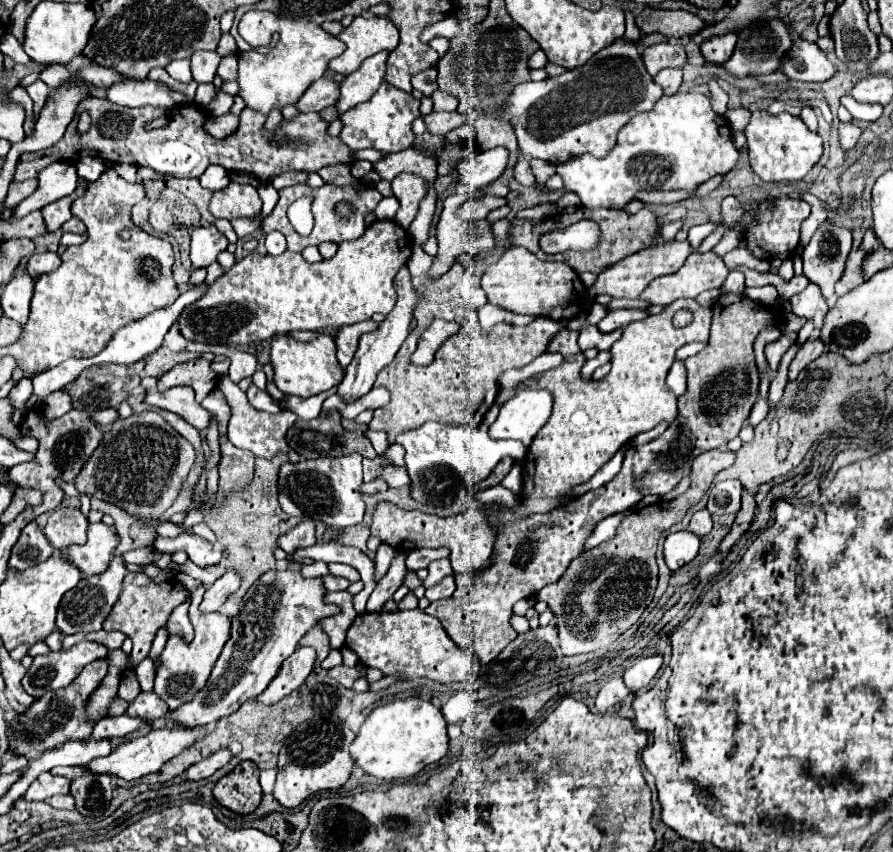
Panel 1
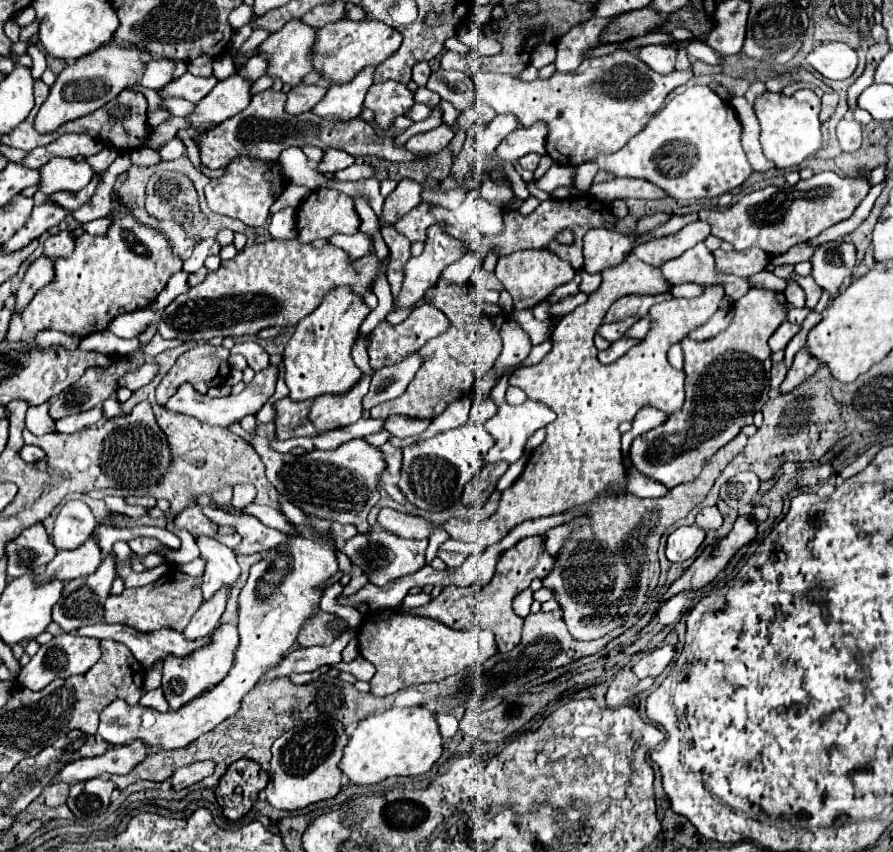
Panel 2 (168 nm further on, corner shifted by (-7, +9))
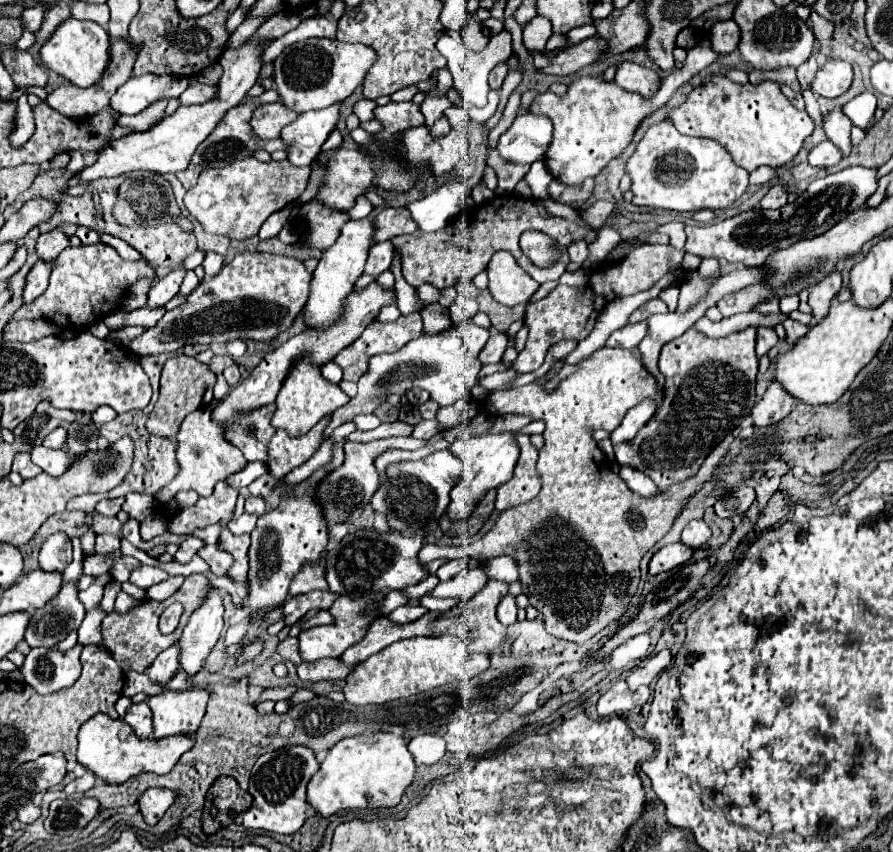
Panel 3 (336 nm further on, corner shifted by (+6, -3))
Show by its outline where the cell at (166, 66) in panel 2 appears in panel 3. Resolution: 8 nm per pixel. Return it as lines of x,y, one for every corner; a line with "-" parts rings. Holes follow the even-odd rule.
144,74
130,78
110,98
110,108
118,114
134,116
158,100
178,98
188,87
188,78

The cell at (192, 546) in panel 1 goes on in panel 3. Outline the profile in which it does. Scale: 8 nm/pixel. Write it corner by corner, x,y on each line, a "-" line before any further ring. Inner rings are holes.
214,588
208,590
204,604
190,616
182,636
180,636
180,668
186,676
196,676
212,648
216,646
222,632
222,598

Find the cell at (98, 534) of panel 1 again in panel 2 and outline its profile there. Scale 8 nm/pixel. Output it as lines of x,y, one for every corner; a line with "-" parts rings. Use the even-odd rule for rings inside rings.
89,538
85,544
81,544
75,550
59,550
57,556
47,564
45,572
37,578
39,582
43,580
73,580
79,576
87,576
91,572
95,572
95,568
99,568
99,564
103,562
103,554
99,548
97,538

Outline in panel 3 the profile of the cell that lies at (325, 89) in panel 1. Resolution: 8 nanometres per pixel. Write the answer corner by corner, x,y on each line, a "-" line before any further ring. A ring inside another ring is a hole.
280,102
274,104
262,104
254,110
252,118
250,118
250,126
252,132
260,138
260,140
272,140
278,138
280,130
294,122
298,118
296,112
292,112
290,108
284,108

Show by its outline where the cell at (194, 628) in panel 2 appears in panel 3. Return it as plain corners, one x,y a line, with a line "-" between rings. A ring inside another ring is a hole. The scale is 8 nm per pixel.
178,644
170,646
168,650
164,650
162,654
158,654
158,658
152,662
152,666
148,668
148,678
154,682
154,684
160,684
160,686
166,686
168,680
178,672
178,654
180,654
180,648

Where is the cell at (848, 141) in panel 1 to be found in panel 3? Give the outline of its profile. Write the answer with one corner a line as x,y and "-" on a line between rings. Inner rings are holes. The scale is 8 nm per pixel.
824,140
816,148
812,148
808,154
808,164
814,168
832,168
840,160
842,160
842,154
830,140

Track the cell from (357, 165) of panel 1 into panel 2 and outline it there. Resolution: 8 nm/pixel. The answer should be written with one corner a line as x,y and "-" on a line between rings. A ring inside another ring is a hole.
325,150
325,158
323,162
319,164
319,172
327,174
327,172
335,172
335,170
341,170
341,168
347,168
355,162
353,156
341,152
341,150

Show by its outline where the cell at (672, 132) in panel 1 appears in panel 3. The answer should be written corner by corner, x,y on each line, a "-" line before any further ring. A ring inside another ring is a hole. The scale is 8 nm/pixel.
662,120
648,128
644,138
640,140
636,152
626,164
626,172
632,178
632,204
634,206
650,206
650,208
668,208
676,212
696,212
696,210
716,210
732,206
748,188
748,170
734,164
730,154
714,140
682,136
670,122

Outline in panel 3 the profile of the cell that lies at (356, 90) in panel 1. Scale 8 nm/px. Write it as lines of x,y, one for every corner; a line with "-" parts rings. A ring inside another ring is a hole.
340,104
322,110
310,110
282,128
280,138
284,144
292,144
288,146
286,154
294,166
308,166
320,154
320,148
326,142
328,134
336,128
338,110

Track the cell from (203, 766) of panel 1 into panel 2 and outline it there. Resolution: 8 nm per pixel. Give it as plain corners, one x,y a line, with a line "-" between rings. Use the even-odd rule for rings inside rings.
203,760
203,762
195,762
195,764
189,764
189,766
183,766
171,776
173,788
181,790
181,788
187,788
187,786
193,786
193,784
201,782
203,778
211,776
213,770
215,770
215,762
213,760

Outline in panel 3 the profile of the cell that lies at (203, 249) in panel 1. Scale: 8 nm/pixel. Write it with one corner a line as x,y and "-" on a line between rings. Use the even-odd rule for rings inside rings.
180,266
178,270
170,272
170,274
164,276
162,280
158,280
158,282
152,286
152,290
148,292
148,302
146,302
146,306
148,306
148,308
160,308
160,306
164,306
168,300
172,300
174,294
178,292
180,284
182,284
184,274
186,274
186,268

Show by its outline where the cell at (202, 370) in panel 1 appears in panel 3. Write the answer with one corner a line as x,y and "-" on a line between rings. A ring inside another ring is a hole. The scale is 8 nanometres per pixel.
172,356
166,360
166,364
162,366
162,376
160,376
160,396
158,402
154,406
154,410
148,416
146,428
154,434
154,436
162,436
162,438
174,438
178,434
178,428
182,424
182,420
198,410
204,408
212,402
212,388
216,384
216,376
206,368
206,364
196,362
190,356

